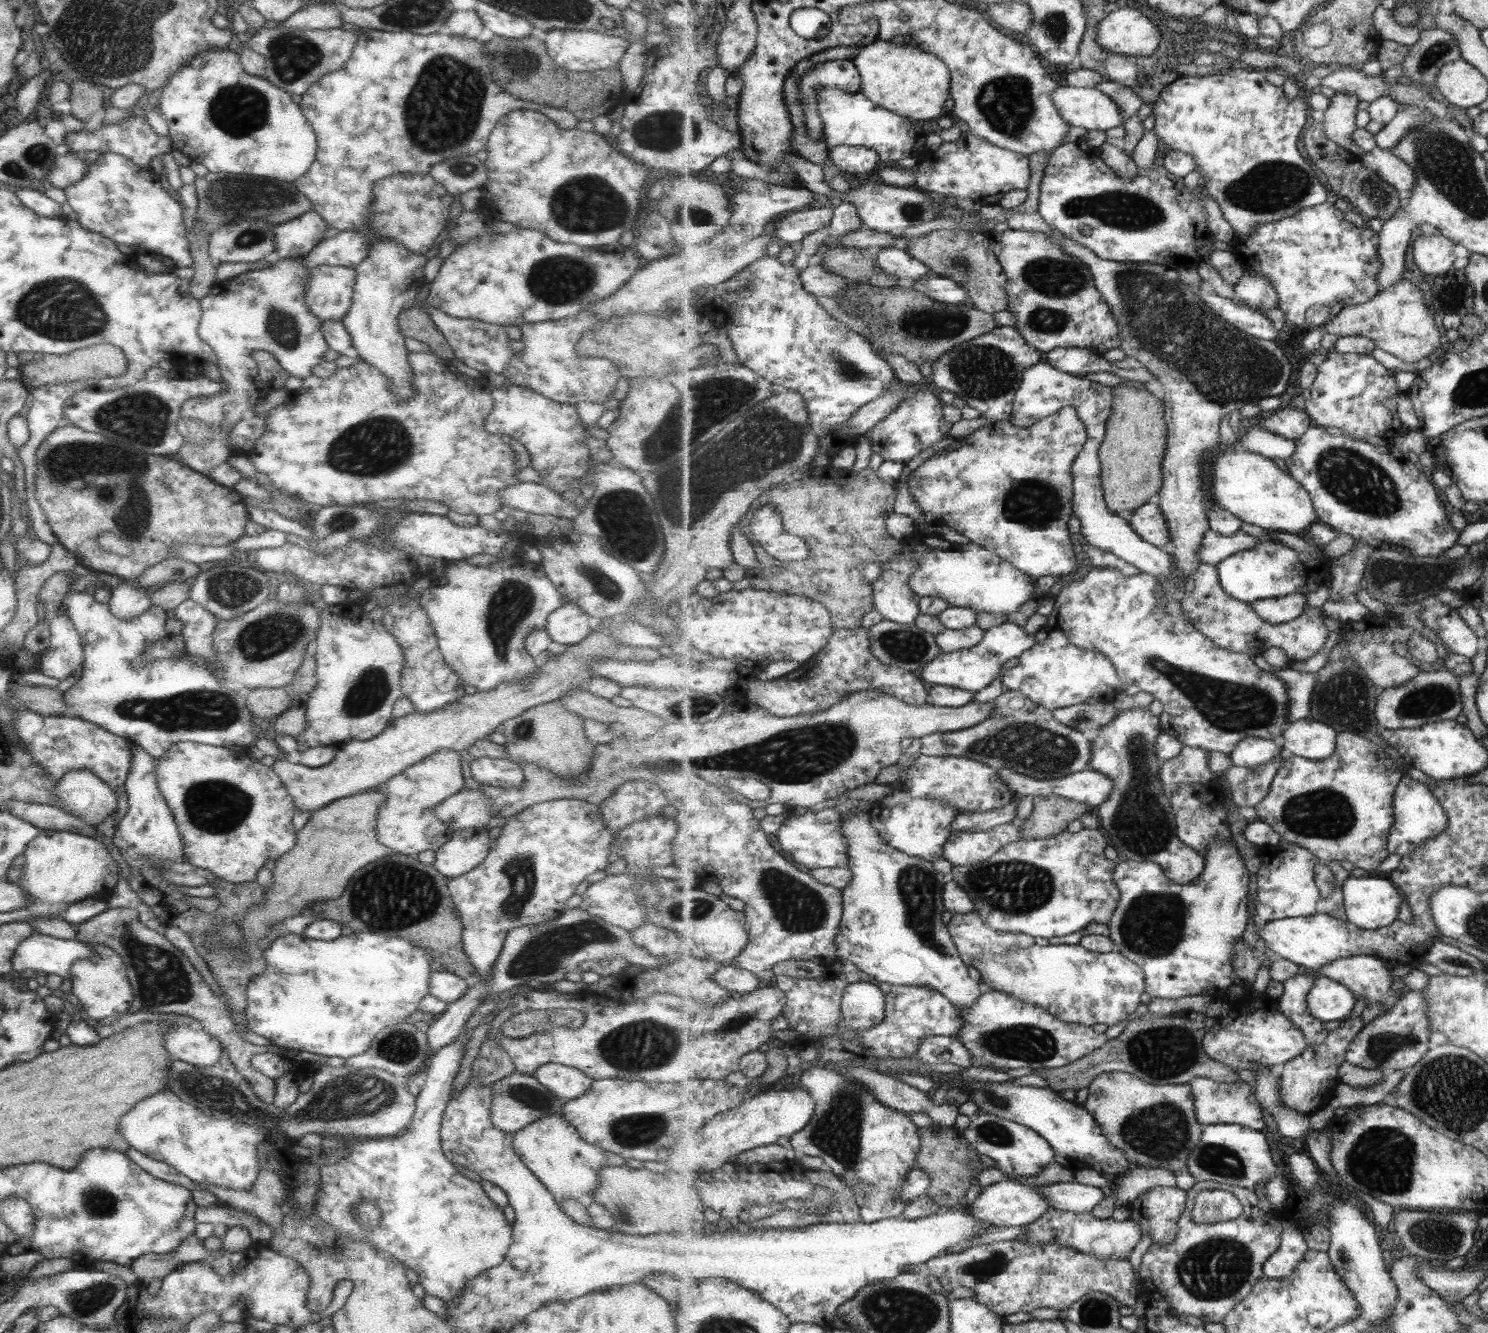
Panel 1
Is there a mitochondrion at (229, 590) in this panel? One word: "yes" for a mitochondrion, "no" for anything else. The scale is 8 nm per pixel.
yes

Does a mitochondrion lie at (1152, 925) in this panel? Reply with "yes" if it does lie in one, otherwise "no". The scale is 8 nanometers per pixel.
yes

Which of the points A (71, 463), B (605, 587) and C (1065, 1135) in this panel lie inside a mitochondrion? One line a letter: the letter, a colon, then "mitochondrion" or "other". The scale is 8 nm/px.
A: mitochondrion
B: mitochondrion
C: other

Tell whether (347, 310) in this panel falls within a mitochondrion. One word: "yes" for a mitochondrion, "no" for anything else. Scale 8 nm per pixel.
no

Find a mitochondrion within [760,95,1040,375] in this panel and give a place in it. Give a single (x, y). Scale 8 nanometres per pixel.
(919, 326)

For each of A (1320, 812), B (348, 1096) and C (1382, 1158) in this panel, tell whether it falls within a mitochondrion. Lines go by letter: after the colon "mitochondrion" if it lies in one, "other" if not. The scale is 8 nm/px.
A: mitochondrion
B: mitochondrion
C: mitochondrion

